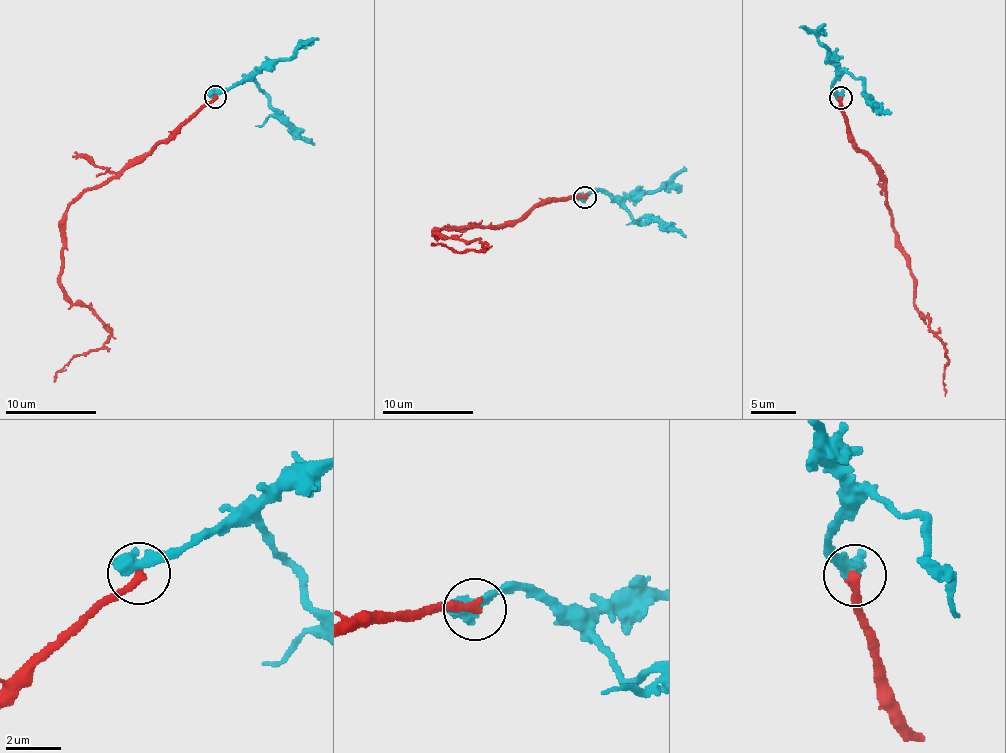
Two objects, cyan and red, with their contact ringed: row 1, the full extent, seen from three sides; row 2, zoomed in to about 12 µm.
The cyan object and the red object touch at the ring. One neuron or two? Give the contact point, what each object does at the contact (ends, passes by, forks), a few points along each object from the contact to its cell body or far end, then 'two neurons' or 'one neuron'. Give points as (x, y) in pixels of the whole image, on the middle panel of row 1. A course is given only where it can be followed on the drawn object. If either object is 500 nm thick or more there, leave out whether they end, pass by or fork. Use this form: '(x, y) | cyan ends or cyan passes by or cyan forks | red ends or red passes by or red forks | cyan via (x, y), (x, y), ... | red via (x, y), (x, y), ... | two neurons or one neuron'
(585, 197) | cyan via (583, 196), (594, 191), (608, 192), (635, 220), (654, 216), (686, 237) | red via (585, 196), (547, 199), (491, 228), (438, 229), (436, 238), (435, 232), (485, 247), (474, 251), (432, 243) | two neurons

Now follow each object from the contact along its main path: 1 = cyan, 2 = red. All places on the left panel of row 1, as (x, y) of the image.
1: (213, 95), (225, 87), (252, 79), (315, 144)
2: (216, 95), (67, 210), (60, 287), (109, 337), (98, 349), (77, 354), (55, 382)

